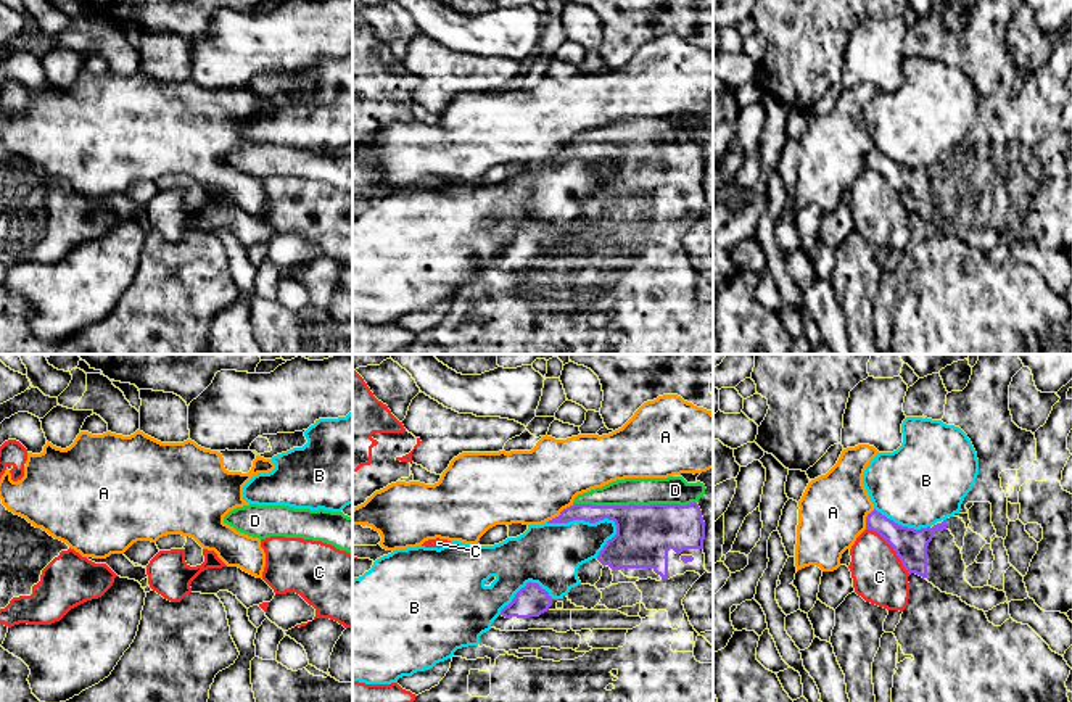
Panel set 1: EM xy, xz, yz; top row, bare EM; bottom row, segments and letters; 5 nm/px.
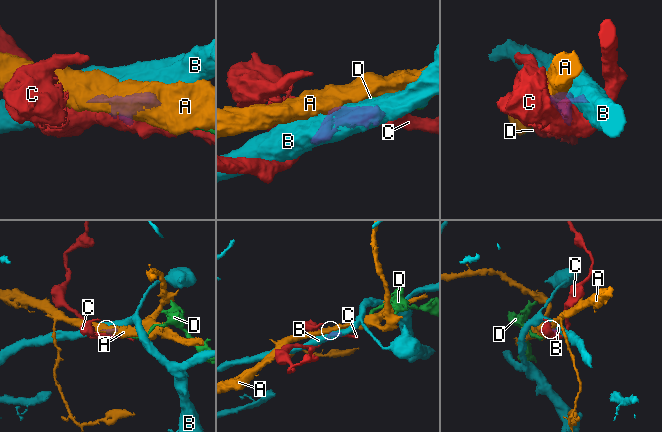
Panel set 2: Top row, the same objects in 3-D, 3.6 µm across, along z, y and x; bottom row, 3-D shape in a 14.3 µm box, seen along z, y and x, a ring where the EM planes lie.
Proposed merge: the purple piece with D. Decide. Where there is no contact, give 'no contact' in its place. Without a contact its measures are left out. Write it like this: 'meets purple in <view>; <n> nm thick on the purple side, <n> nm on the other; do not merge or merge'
meets purple in xz; 280 nm thick on the purple side, 140 nm on the other; merge

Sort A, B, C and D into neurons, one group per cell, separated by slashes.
A / B / C / D

